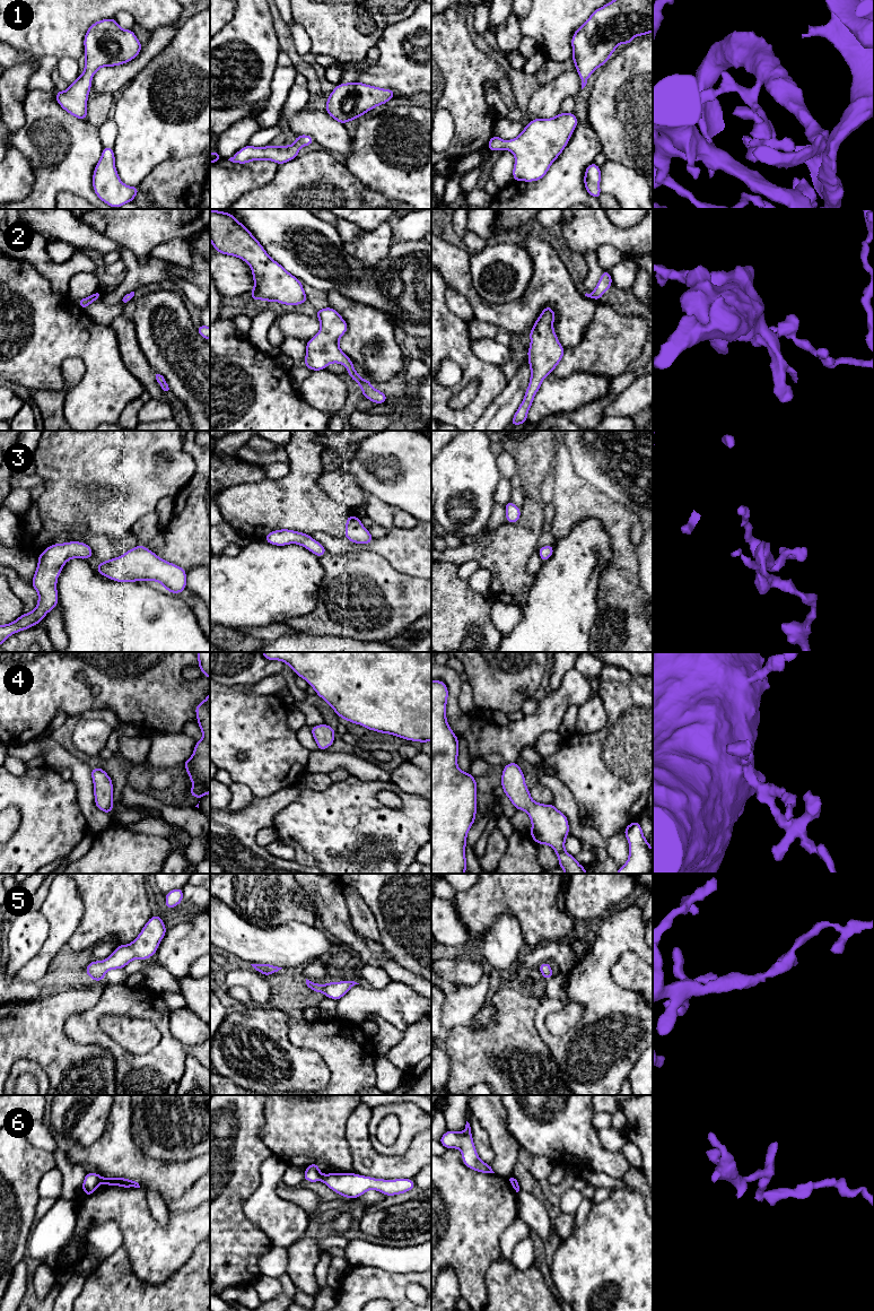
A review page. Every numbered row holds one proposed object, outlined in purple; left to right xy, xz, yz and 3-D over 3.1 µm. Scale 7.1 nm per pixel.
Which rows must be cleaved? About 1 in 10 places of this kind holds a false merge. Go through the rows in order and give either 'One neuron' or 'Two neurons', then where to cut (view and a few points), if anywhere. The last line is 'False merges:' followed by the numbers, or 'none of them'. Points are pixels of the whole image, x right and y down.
1: One neuron. No split
2: One neuron. No split
3: One neuron. No split
4: One neuron. No split
5: One neuron. No split
6: Two neurons. Split along xy (102, 1178), (99, 1182)
False merges: 6

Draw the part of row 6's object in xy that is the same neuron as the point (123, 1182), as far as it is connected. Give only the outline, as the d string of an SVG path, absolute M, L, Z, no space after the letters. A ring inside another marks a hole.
M102 1178L100 1183L105 1186L120 1186L122 1188L140 1188L138 1182L126 1178Z

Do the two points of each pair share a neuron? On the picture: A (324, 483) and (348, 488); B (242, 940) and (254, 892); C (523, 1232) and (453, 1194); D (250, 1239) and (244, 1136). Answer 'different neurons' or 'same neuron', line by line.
A: same neuron
B: different neurons
C: different neurons
D: same neuron

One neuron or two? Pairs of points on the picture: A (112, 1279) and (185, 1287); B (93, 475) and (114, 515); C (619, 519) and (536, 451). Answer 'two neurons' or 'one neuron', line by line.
A: one neuron
B: one neuron
C: two neurons

